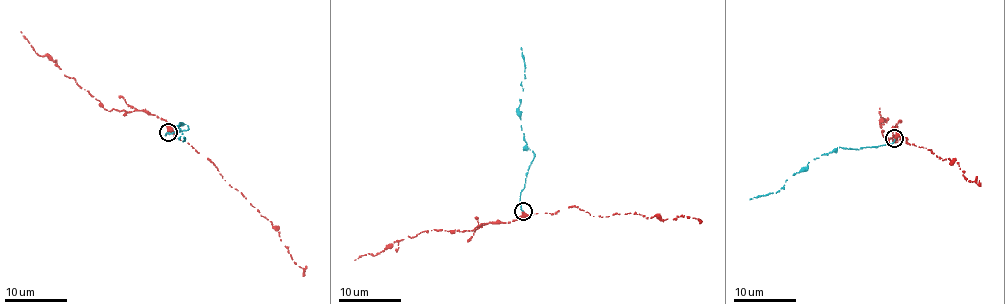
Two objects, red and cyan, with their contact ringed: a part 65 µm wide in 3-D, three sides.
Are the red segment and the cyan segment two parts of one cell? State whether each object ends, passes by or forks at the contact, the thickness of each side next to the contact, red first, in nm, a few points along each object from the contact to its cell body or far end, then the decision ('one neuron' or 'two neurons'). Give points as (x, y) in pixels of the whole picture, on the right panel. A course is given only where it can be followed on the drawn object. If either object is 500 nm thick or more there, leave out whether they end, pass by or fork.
red ends; cyan ends; calibres 440 and 180 nm; course red (895, 138), (898, 134), (909, 143), (931, 149), (937, 157), (958, 164), (966, 181), (977, 184), (979, 181); course cyan (895, 139), (889, 144), (834, 149), (796, 172), (776, 193), (769, 192), (749, 200); two neurons

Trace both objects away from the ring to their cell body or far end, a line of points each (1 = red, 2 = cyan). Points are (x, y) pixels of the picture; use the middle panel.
1: (522, 211), (552, 214), (576, 206), (594, 216), (628, 213), (664, 220), (684, 215), (700, 223)
2: (523, 211), (520, 194), (533, 152), (527, 147), (521, 125), (525, 67), (521, 47)

